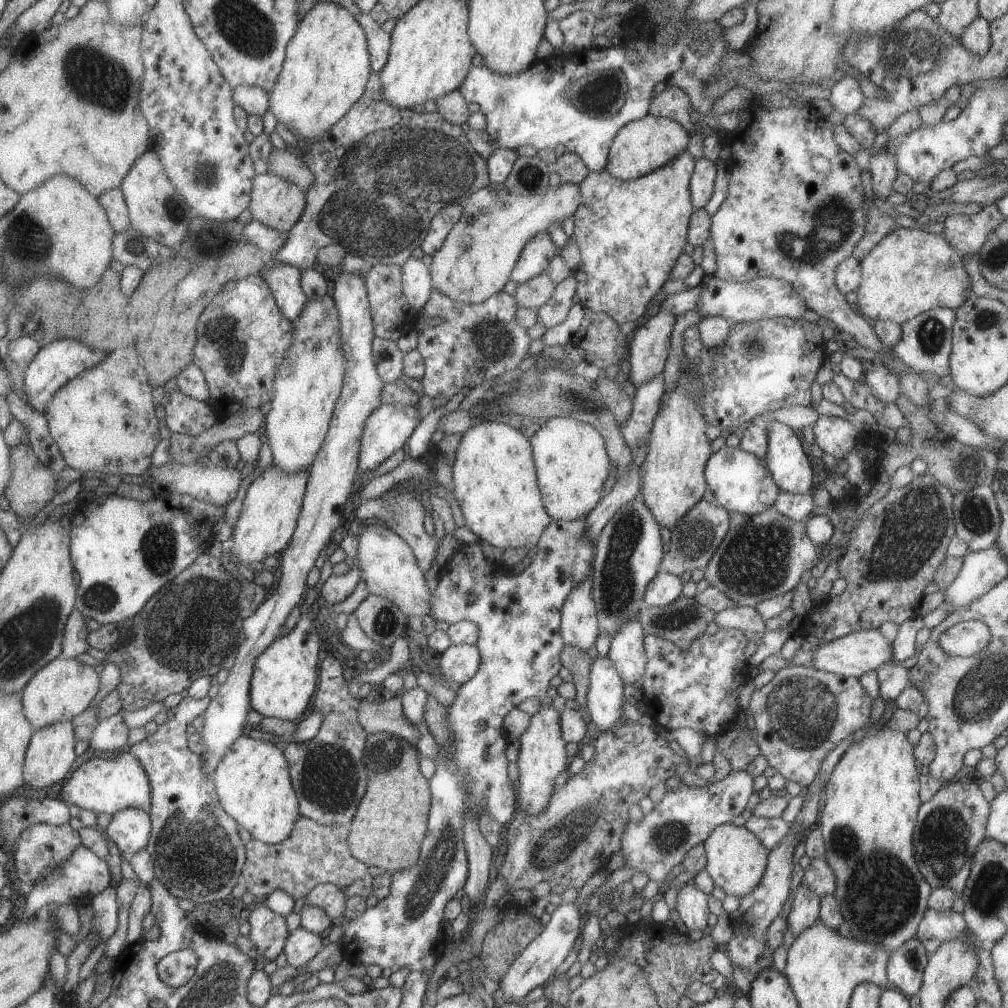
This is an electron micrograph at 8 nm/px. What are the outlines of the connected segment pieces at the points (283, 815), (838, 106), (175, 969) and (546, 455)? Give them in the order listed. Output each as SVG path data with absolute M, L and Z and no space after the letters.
M240 735L211 776L222 808L254 839L269 845L286 840L301 815L285 754L272 741Z
M846 75L846 77L833 83L830 88L829 101L833 110L849 115L856 113L860 105L867 100L862 95L858 81Z
M182 949L167 954L157 964L159 979L171 987L186 984L194 976L197 956L193 950Z
M562 415L544 421L529 439L537 483L548 514L553 520L584 518L600 502L604 482L610 476L611 460L600 432L591 424Z

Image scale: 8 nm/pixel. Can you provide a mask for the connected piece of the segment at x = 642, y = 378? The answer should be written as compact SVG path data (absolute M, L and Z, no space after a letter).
M659 312L651 317L644 326L638 326L629 336L630 371L628 380L636 389L650 382L664 370L668 350L670 350L670 335L676 317L670 313Z

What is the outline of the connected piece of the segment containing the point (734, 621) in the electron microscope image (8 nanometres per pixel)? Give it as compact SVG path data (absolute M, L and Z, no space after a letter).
M736 606L724 609L715 613L714 622L720 628L756 632L760 636L768 632L765 620L756 607Z

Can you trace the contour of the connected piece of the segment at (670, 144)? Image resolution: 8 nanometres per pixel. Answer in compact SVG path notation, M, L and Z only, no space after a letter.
M648 113L644 118L625 124L616 133L609 150L605 169L614 178L621 181L634 181L663 167L684 149L688 149L691 134L692 131L687 124L681 124L666 117L655 117Z

